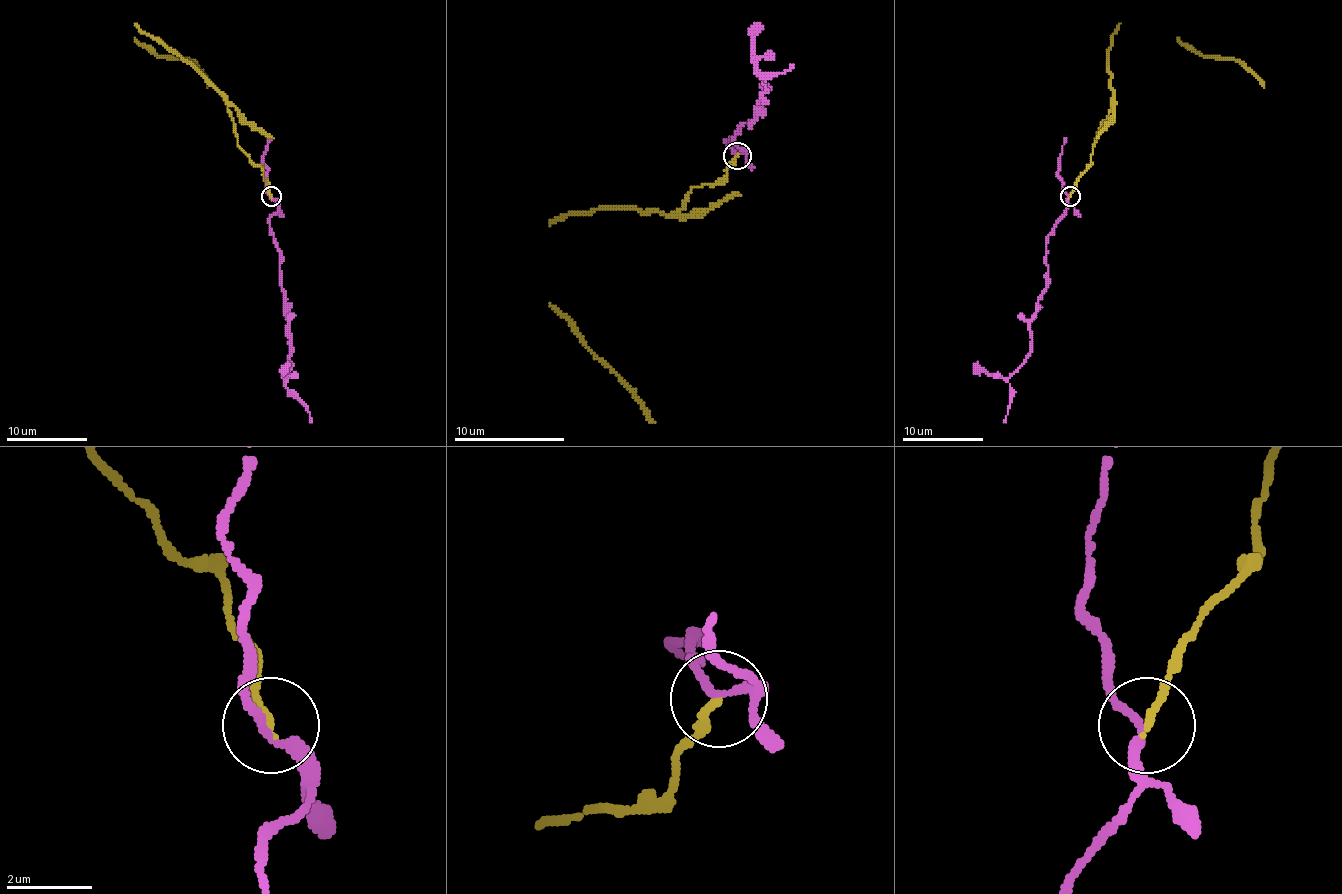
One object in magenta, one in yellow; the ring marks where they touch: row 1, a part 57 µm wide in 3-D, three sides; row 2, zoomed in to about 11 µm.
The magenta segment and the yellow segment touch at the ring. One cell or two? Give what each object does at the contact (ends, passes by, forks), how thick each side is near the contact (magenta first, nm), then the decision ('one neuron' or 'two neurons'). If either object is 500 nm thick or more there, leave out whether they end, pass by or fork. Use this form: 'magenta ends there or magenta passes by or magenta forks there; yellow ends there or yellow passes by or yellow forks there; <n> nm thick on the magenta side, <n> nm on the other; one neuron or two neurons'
magenta passes by; yellow ends there; 180 nm thick on the magenta side, 170 nm on the other; two neurons

